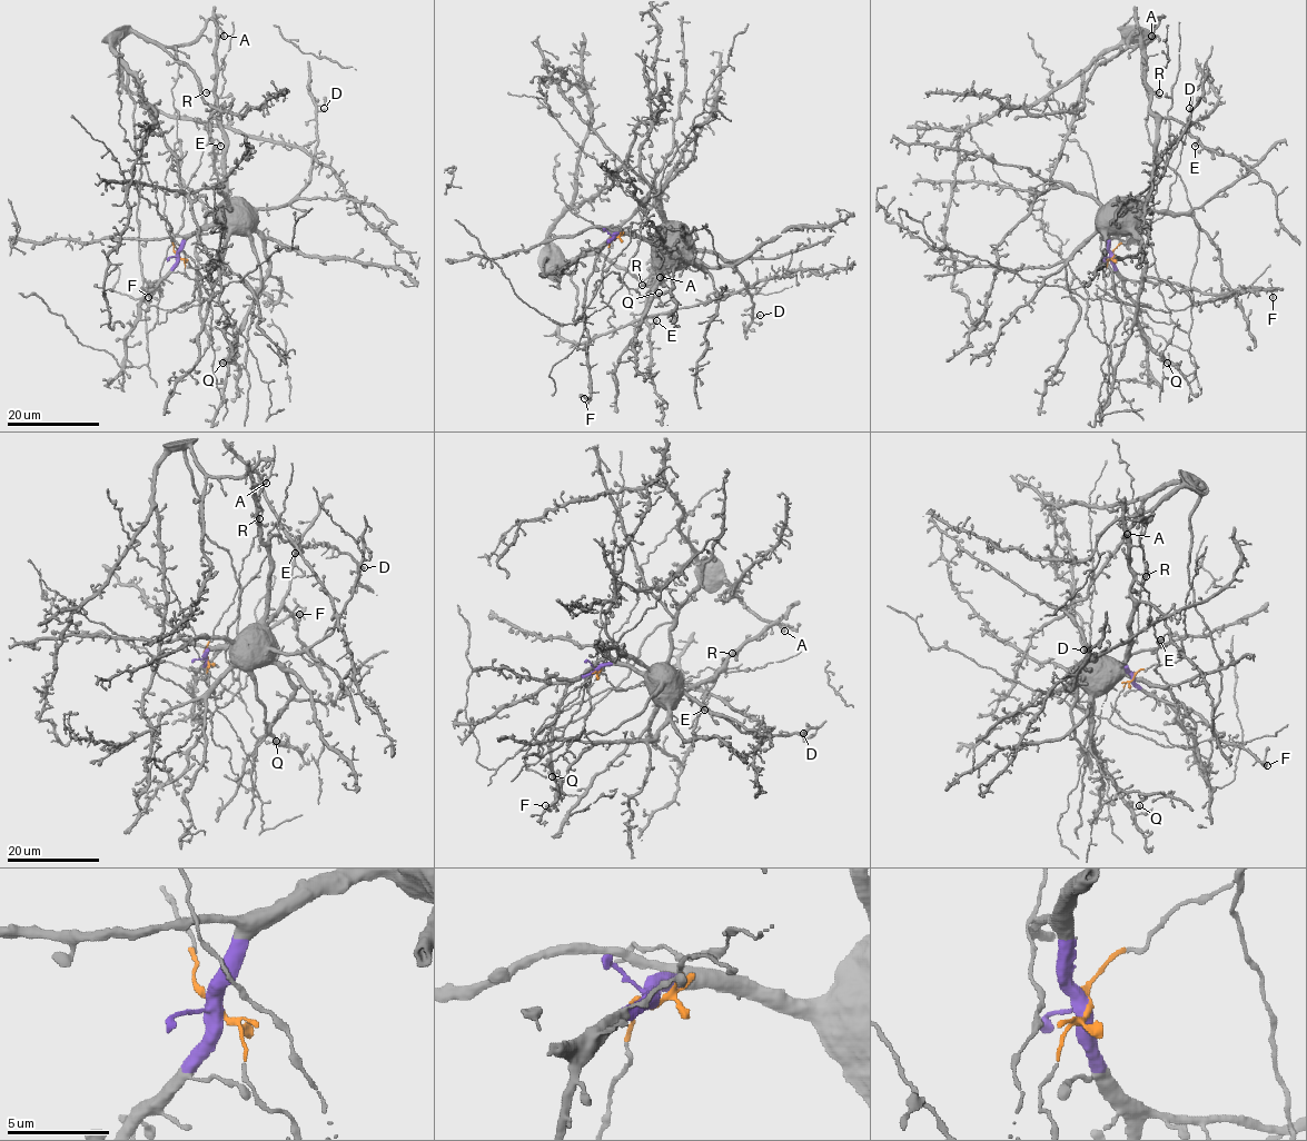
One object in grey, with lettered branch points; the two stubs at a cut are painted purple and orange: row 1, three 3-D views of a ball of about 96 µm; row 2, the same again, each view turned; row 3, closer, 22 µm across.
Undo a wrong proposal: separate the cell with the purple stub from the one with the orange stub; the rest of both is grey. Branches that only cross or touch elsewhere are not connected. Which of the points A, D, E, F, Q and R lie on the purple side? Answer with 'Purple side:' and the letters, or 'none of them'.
Purple side: A, D, E, F, Q, R

